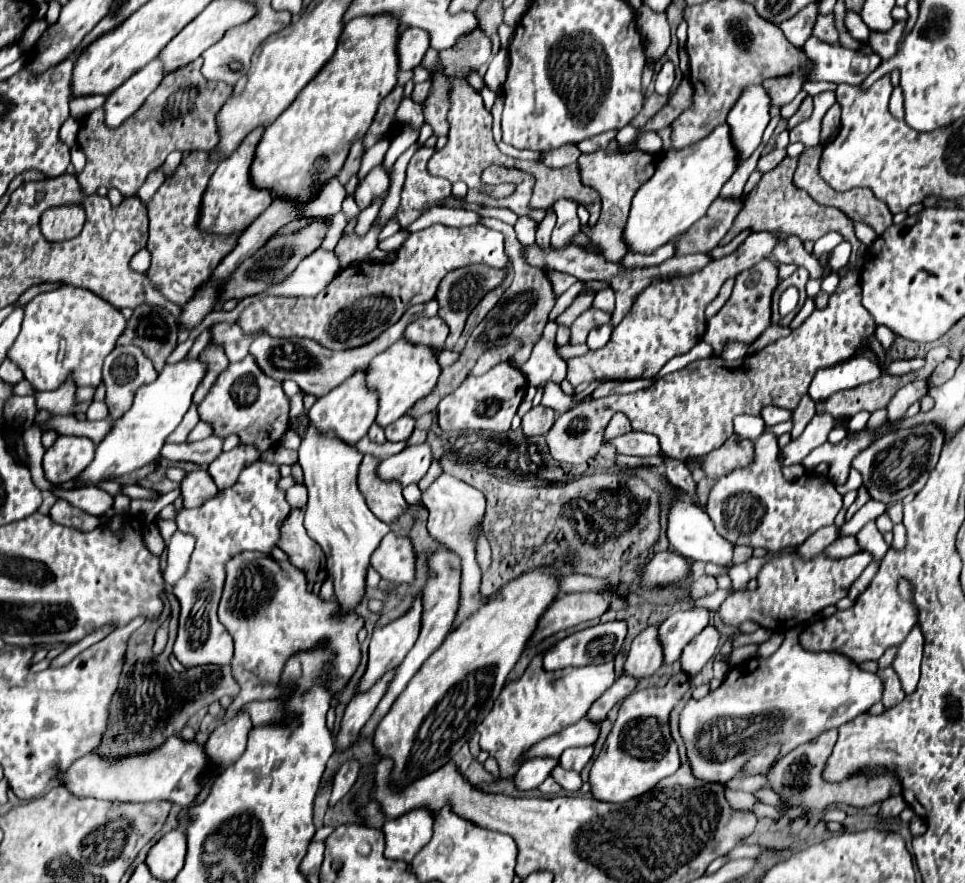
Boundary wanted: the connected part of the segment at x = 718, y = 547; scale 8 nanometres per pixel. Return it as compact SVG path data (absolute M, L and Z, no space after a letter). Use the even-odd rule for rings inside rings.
M676 500L672 510L670 510L670 518L668 518L668 540L670 546L676 554L684 554L686 558L690 558L692 562L712 562L724 568L732 568L732 544L724 542L724 538L720 538L720 534L716 534L712 520L708 518L708 514L704 514L704 510L700 510L694 504L688 504L684 500Z

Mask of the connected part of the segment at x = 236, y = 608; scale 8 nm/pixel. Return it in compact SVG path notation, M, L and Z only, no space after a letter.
M240 552L240 554L232 556L232 560L226 562L226 580L224 580L222 598L218 604L218 620L224 624L224 628L228 630L228 634L232 636L232 642L234 642L234 658L232 658L230 666L232 666L232 676L240 684L240 694L228 706L224 716L211 723L207 730L196 733L194 740L200 744L208 740L217 726L230 720L232 716L236 716L244 704L248 704L252 700L284 698L290 690L286 686L282 686L280 676L282 676L282 668L290 656L294 656L298 652L314 650L320 642L326 642L328 650L334 652L334 660L330 662L332 666L328 666L330 670L328 670L326 680L330 684L332 680L340 678L342 686L348 684L348 680L352 678L352 674L356 672L356 668L360 664L360 644L358 644L356 636L364 626L362 618L356 612L340 612L336 602L320 600L320 596L306 590L304 572L296 570L294 566L290 566L290 570L284 572L282 566L272 556L266 556L262 552Z

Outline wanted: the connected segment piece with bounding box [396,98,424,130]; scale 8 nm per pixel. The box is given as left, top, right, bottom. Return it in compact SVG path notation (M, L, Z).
M404 98L404 100L402 100L402 104L400 104L400 108L398 108L396 116L398 116L398 120L400 120L400 122L408 122L408 124L416 126L416 129L418 130L421 129L422 124L418 124L418 122L410 122L410 120L424 120L422 106L420 106L420 104L416 104L416 102L412 102L412 100L408 100L408 98Z

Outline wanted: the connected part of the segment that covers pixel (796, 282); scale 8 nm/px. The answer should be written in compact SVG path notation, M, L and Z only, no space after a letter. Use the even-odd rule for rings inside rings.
M798 268L790 278L786 278L786 280L782 280L780 284L786 284L786 286L796 286L798 290L800 290L800 304L798 306L802 306L804 304L804 300L806 300L806 290L804 290L804 286L806 286L806 280L808 280L810 276L808 276L808 270L806 268Z

